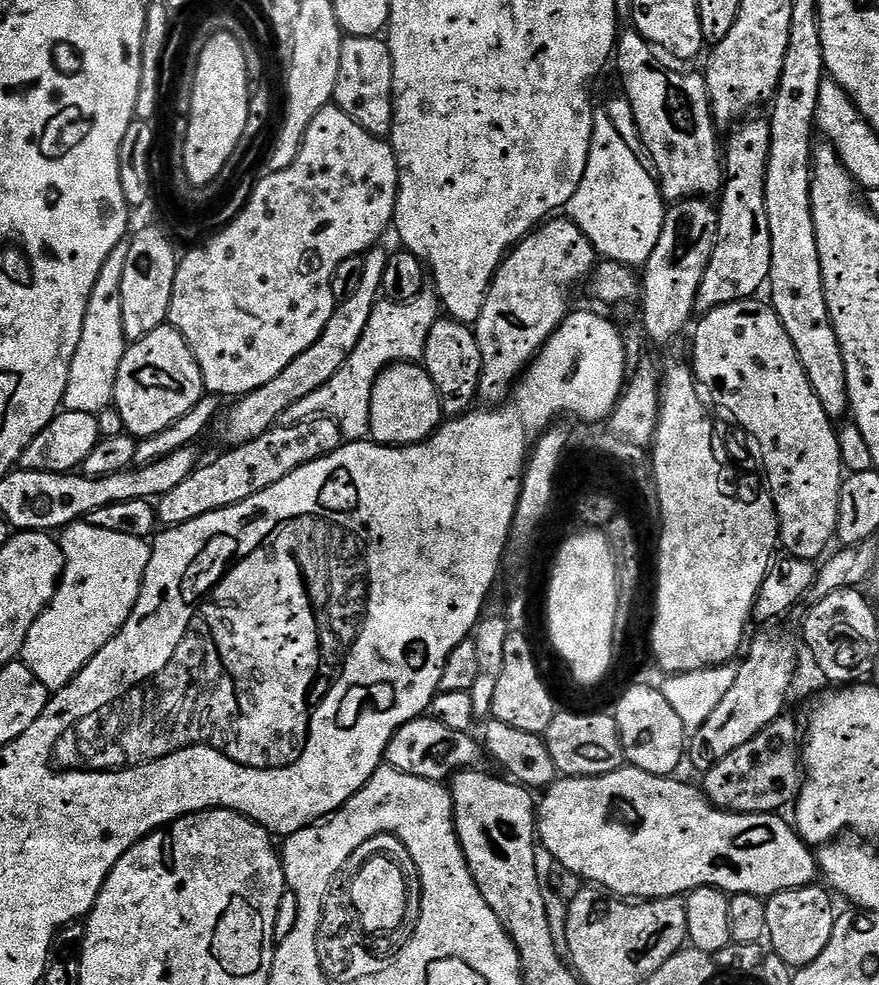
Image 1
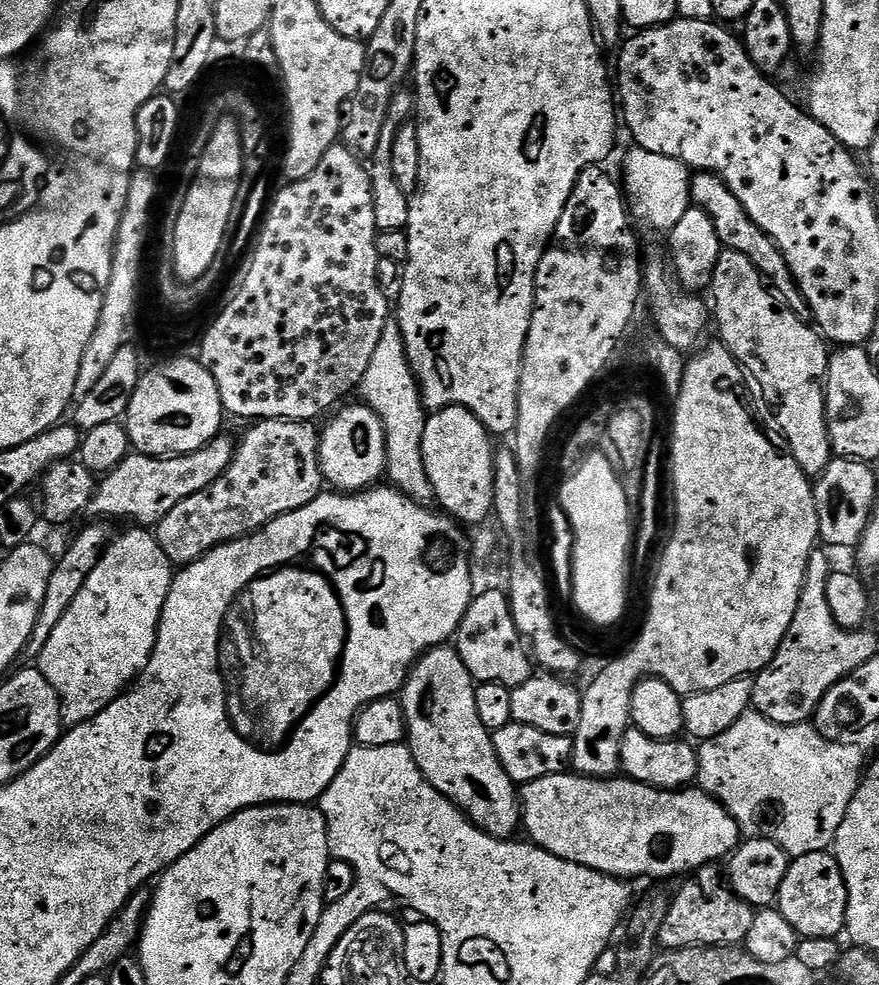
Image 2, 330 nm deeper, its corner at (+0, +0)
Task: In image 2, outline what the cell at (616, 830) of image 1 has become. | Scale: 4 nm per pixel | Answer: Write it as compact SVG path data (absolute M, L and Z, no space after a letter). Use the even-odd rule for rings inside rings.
M565 770L547 776L538 778L534 782L523 785L522 788L522 828L528 831L527 839L535 844L537 848L544 848L550 854L562 858L566 862L574 862L578 866L586 866L590 870L598 870L607 876L617 878L629 878L628 876L653 876L656 880L664 880L667 876L680 876L691 874L696 869L707 864L716 864L725 858L731 857L732 853L740 847L742 843L742 829L740 823L729 814L713 796L707 796L701 792L699 787L689 786L683 790L669 790L667 788L651 788L637 780L627 778L597 778L595 776L582 776L573 774Z

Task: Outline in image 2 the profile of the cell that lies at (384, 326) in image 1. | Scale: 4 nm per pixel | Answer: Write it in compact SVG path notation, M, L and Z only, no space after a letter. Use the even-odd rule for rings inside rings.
M390 318L386 322L386 330L382 330L378 350L374 350L374 358L370 358L370 366L362 378L358 396L380 415L380 420L384 423L384 432L388 436L387 479L392 479L389 481L411 500L427 505L433 499L430 478L426 478L426 462L422 462L422 434L426 430L428 416L420 394L420 385L412 372L412 364L408 361L404 335L395 319Z

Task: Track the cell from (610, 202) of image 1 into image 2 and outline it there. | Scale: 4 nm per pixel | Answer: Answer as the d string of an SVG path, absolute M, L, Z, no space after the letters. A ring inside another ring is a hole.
M635 146L629 149L624 156L622 191L631 215L656 232L671 233L672 228L682 222L682 214L686 214L692 204L690 169L681 160L666 158L666 154L650 154L650 150Z

